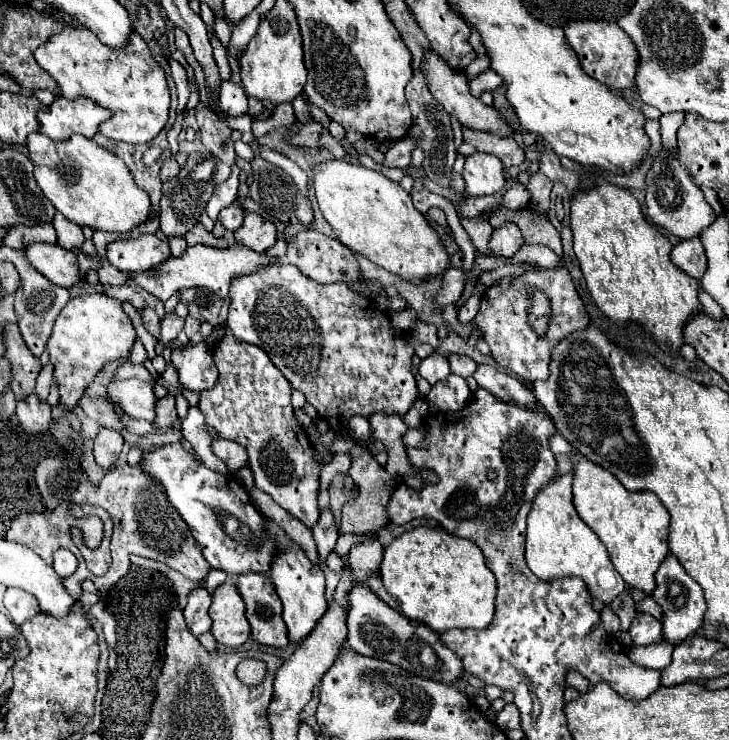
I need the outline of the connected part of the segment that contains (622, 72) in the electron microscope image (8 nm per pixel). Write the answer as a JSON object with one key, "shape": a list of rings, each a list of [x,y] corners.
{"shape":[[[569,21],[563,25],[565,37],[573,51],[577,53],[581,67],[585,69],[587,75],[597,79],[603,85],[609,85],[609,89],[619,91],[633,87],[635,83],[635,67],[637,67],[637,49],[629,35],[611,21]]]}

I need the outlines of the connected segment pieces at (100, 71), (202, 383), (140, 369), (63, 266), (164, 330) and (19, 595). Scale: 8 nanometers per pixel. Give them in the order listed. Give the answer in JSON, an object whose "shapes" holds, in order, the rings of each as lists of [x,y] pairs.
{"shapes":[[[[67,23],[57,35],[51,35],[45,45],[39,45],[33,57],[39,67],[55,79],[59,93],[65,99],[85,95],[111,111],[111,117],[99,127],[99,133],[105,137],[139,145],[149,143],[165,127],[169,115],[169,89],[165,73],[155,63],[147,43],[137,31],[133,31],[125,47],[113,49],[103,45],[89,29]]],[[[207,343],[177,347],[171,353],[171,359],[179,371],[179,381],[183,387],[193,391],[211,389],[217,381],[217,367]]],[[[125,363],[115,373],[115,379],[107,385],[107,393],[109,399],[129,417],[153,423],[153,407],[157,403],[157,395],[153,395],[153,383],[155,377],[143,365]]],[[[31,243],[23,249],[23,253],[25,259],[37,267],[37,271],[41,271],[41,275],[45,275],[51,283],[69,289],[79,281],[77,257],[73,251],[67,251],[59,245]]],[[[175,313],[173,315],[165,315],[165,319],[161,321],[161,339],[159,339],[161,345],[167,347],[177,337],[181,327],[183,327],[183,319],[179,319]]],[[[7,589],[5,607],[7,607],[15,625],[21,625],[21,623],[33,619],[41,611],[37,599],[33,595],[27,595],[21,589]]]]}

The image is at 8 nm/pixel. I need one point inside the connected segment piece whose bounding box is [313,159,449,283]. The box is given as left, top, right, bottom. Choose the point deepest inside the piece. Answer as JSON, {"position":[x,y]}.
{"position":[372,215]}

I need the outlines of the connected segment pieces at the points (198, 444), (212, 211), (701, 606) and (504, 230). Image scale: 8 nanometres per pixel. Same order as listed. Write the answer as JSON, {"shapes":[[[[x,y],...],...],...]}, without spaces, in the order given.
{"shapes":[[[[189,407],[189,413],[187,417],[183,419],[183,437],[193,445],[197,457],[201,459],[201,463],[217,473],[223,473],[227,475],[227,467],[225,463],[221,463],[221,459],[217,459],[213,453],[211,453],[211,437],[209,433],[205,431],[205,419],[199,411],[199,407]]],[[[235,165],[233,171],[231,171],[231,177],[229,177],[225,183],[221,183],[221,185],[215,187],[213,197],[211,197],[209,203],[207,203],[207,215],[209,215],[213,221],[217,221],[217,215],[219,215],[221,209],[229,207],[229,203],[235,201],[237,189],[239,189],[239,167]]],[[[667,555],[665,561],[661,563],[659,571],[655,573],[655,581],[657,587],[653,591],[655,601],[661,605],[663,613],[665,613],[665,621],[663,621],[663,637],[669,643],[679,645],[687,635],[695,633],[701,625],[703,625],[703,615],[705,615],[705,599],[703,599],[703,591],[701,585],[697,585],[687,571],[683,569],[683,565],[679,563],[679,559],[675,555]]],[[[507,223],[507,225],[501,225],[499,229],[495,229],[491,235],[491,241],[489,241],[489,247],[499,255],[515,255],[521,245],[523,245],[521,231],[513,223]]]]}

